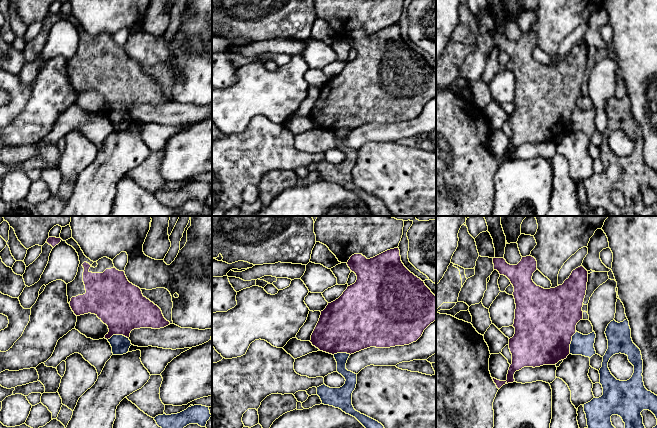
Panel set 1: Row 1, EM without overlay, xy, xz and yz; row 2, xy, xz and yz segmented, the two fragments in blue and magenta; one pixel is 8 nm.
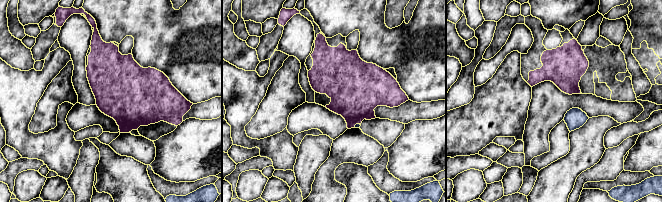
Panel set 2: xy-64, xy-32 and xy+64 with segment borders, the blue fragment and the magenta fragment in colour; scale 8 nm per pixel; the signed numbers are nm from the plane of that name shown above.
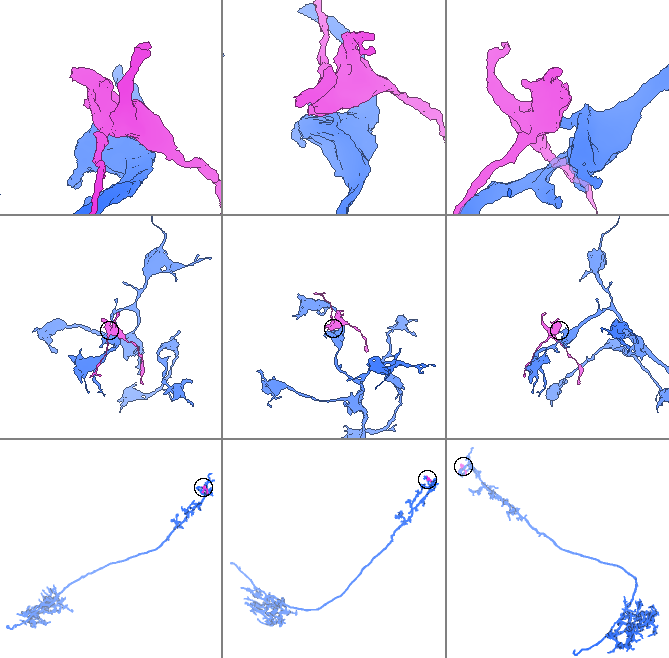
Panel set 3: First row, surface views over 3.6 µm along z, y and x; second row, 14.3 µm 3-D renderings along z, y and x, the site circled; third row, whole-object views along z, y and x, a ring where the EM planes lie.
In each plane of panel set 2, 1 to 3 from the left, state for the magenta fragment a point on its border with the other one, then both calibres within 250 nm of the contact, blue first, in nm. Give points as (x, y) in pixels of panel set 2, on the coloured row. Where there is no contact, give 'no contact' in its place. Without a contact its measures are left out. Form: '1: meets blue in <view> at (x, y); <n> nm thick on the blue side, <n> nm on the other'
1: no contact
2: meets blue in xy-32 at (356, 124); 30 nm thick on the blue side, 400 nm on the other
3: no contact

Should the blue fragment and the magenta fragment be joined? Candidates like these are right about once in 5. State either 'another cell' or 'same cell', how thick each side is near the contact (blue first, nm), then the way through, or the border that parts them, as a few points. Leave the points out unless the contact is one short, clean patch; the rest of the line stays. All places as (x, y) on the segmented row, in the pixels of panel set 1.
another cell; 160 nm thick on the blue side, 480 nm on the other

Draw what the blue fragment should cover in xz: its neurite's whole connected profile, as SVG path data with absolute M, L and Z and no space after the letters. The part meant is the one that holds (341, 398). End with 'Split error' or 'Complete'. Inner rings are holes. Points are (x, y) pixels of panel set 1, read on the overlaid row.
M337 353L334 358L337 362L337 372L345 378L345 384L340 388L330 388L325 384L317 387L317 395L322 404L341 409L346 414L355 417L365 428L384 428L378 421L356 411L352 405L352 393L356 388L357 374L346 369L350 354Z. Complete

